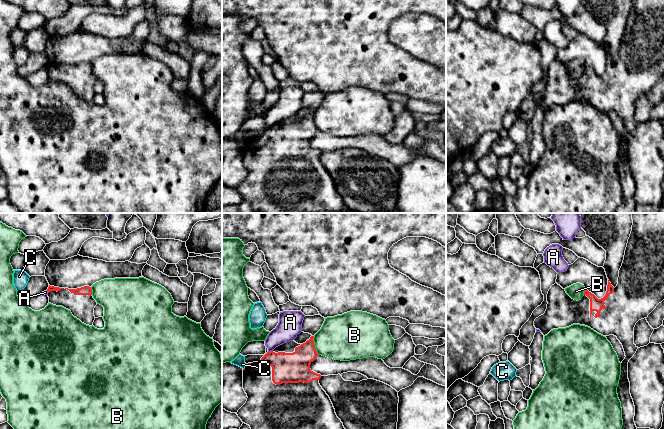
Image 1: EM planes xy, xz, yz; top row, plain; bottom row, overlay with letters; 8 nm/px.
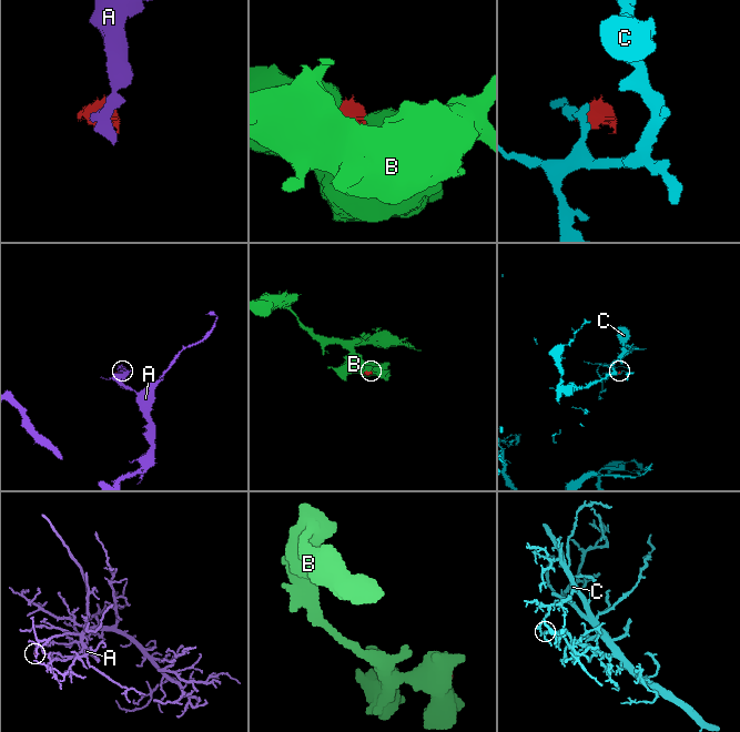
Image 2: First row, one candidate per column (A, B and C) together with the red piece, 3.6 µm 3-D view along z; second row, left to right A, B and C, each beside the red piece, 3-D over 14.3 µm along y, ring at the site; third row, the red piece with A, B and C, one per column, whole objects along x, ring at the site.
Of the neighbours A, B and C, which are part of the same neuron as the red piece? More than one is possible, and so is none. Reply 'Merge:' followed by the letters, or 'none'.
Merge: none

